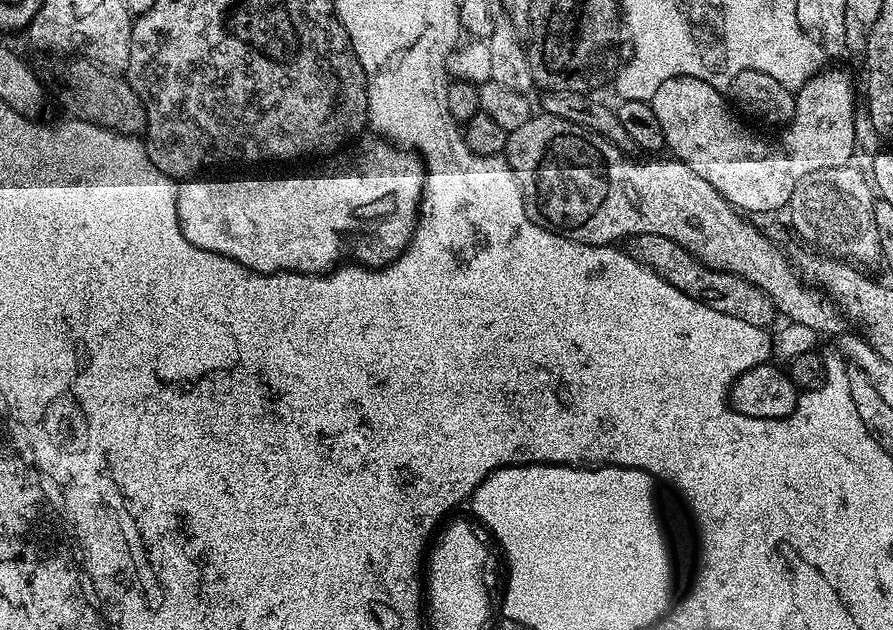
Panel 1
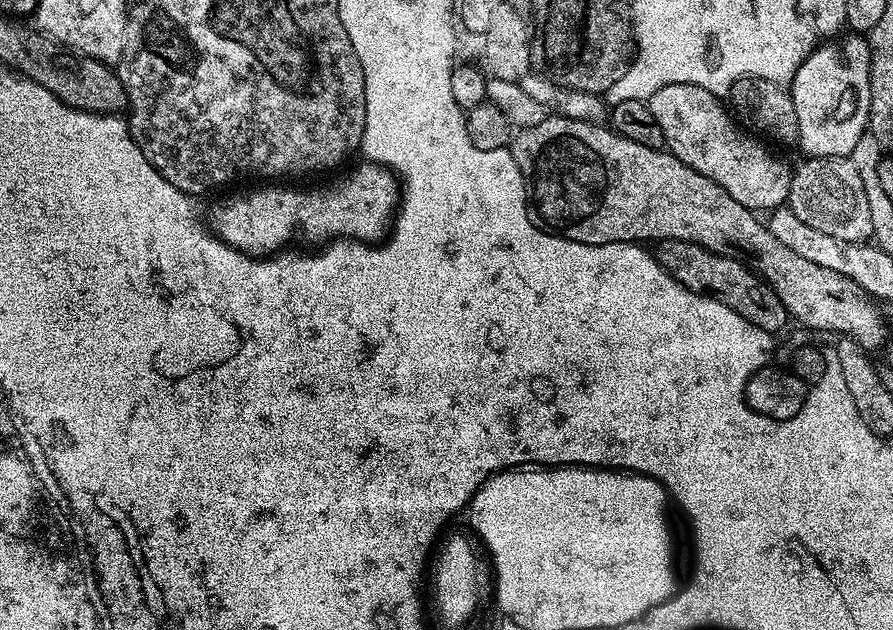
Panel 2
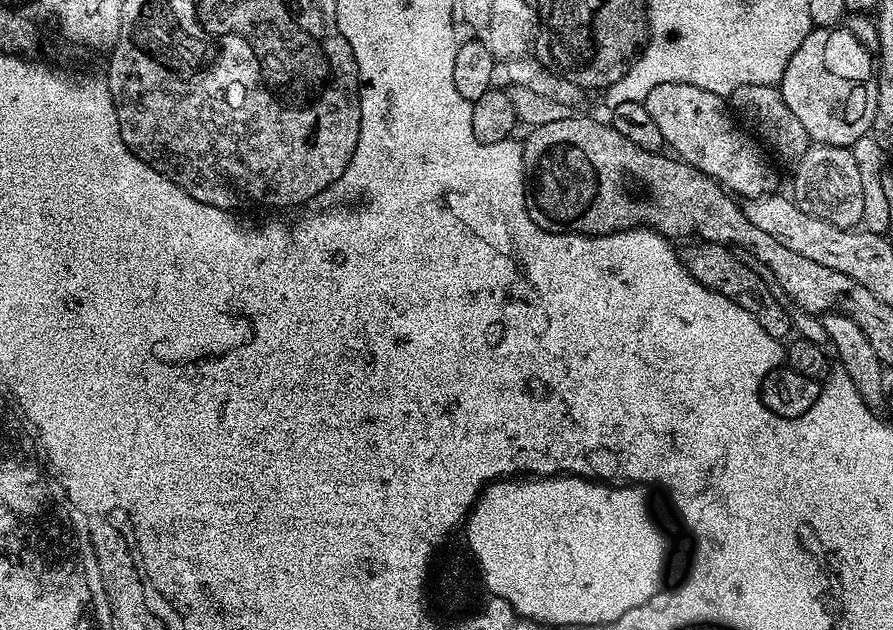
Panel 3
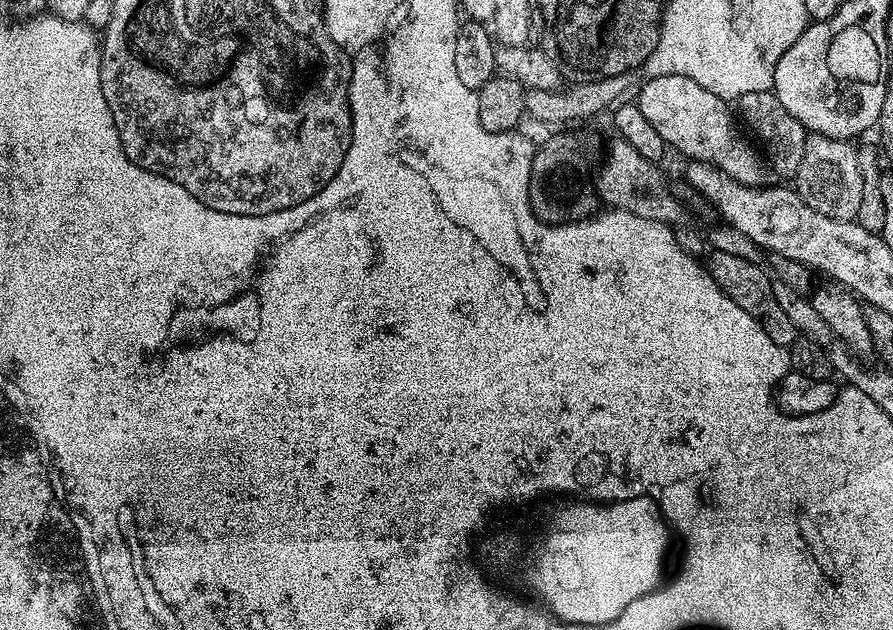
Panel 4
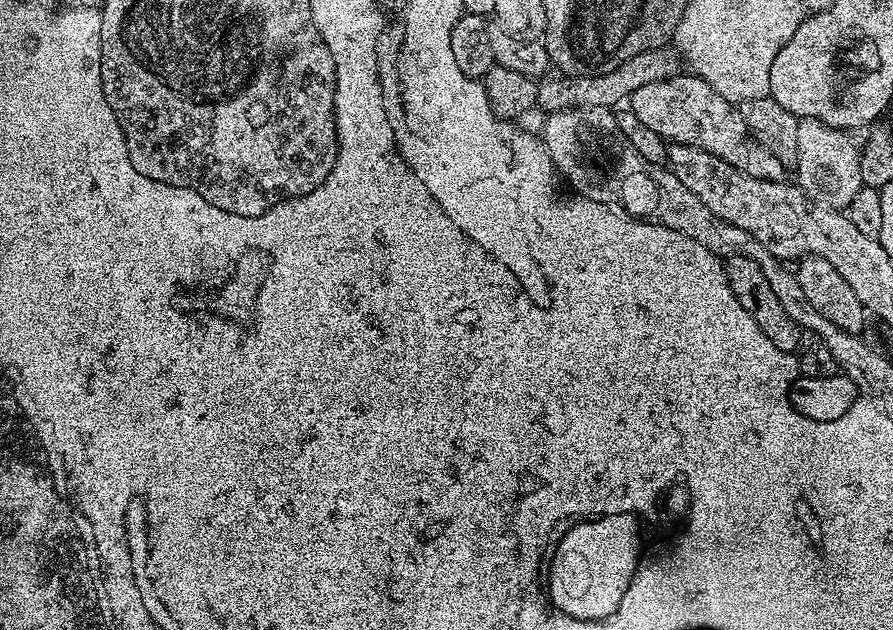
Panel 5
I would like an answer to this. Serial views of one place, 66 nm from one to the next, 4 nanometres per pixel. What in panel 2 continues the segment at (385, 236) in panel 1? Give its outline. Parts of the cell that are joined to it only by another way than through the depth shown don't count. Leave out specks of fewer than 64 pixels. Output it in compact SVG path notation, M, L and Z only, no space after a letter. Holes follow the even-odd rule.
M373 163L364 167L368 168L358 169L333 188L312 188L303 192L300 188L256 186L253 192L232 196L213 210L211 231L231 248L261 258L287 249L295 236L305 240L308 246L320 246L341 238L383 241L398 211L402 188L389 169Z

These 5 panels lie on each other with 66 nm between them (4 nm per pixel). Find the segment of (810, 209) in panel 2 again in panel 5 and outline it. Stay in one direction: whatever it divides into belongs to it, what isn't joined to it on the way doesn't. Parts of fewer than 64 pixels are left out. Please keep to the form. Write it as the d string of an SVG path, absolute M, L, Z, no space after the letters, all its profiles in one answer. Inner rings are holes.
M798 119L798 162L795 183L809 200L824 208L846 210L854 202L854 194L865 187L860 173L860 148L842 128L826 126L826 122Z

